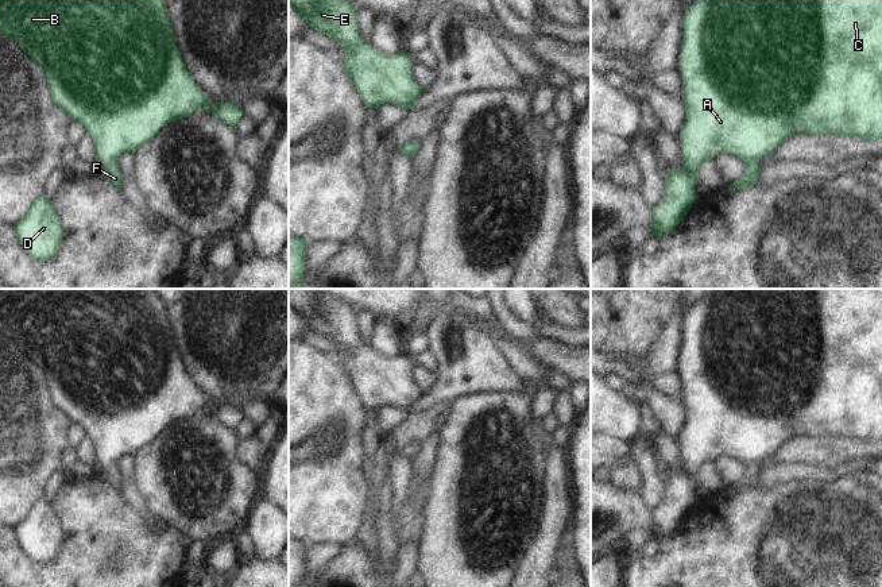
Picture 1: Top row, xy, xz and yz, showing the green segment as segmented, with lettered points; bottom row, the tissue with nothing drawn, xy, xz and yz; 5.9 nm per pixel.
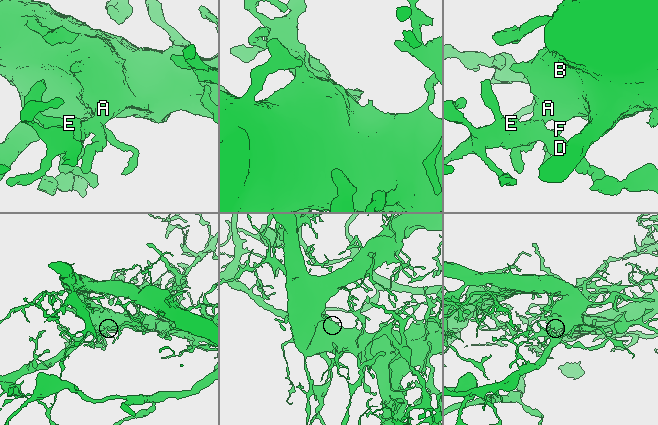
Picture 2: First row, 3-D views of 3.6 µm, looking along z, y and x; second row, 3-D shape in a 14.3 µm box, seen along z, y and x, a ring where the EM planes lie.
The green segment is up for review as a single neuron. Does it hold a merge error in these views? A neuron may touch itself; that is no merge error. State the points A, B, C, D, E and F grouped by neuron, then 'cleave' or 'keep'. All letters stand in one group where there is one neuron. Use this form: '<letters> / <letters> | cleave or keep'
A B C D E F | keep

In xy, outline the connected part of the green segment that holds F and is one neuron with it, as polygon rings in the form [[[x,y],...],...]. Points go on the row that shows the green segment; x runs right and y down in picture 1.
[[[0,0],[0,32],[18,42],[23,51],[42,67],[54,104],[67,113],[70,120],[78,121],[85,128],[86,135],[94,144],[97,161],[104,166],[101,174],[117,189],[120,189],[124,177],[117,166],[117,158],[124,152],[135,152],[167,123],[194,113],[209,112],[231,128],[235,128],[244,116],[239,101],[212,103],[209,96],[194,82],[175,46],[175,35],[170,24],[167,3],[165,0]]]

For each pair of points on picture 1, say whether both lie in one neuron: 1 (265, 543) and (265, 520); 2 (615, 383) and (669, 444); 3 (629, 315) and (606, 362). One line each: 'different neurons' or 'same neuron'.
1: same neuron
2: different neurons
3: different neurons

